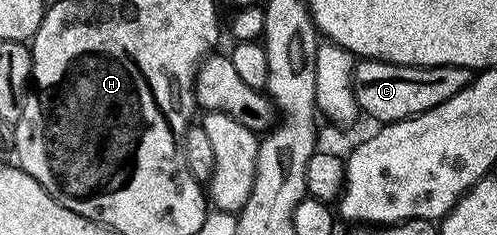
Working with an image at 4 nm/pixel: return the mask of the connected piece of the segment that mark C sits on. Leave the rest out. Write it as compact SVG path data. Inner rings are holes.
M362 59L353 70L353 93L362 113L374 116L377 122L406 120L423 114L439 102L447 102L469 85L471 72L459 66L412 68L406 64L386 64L383 60Z

